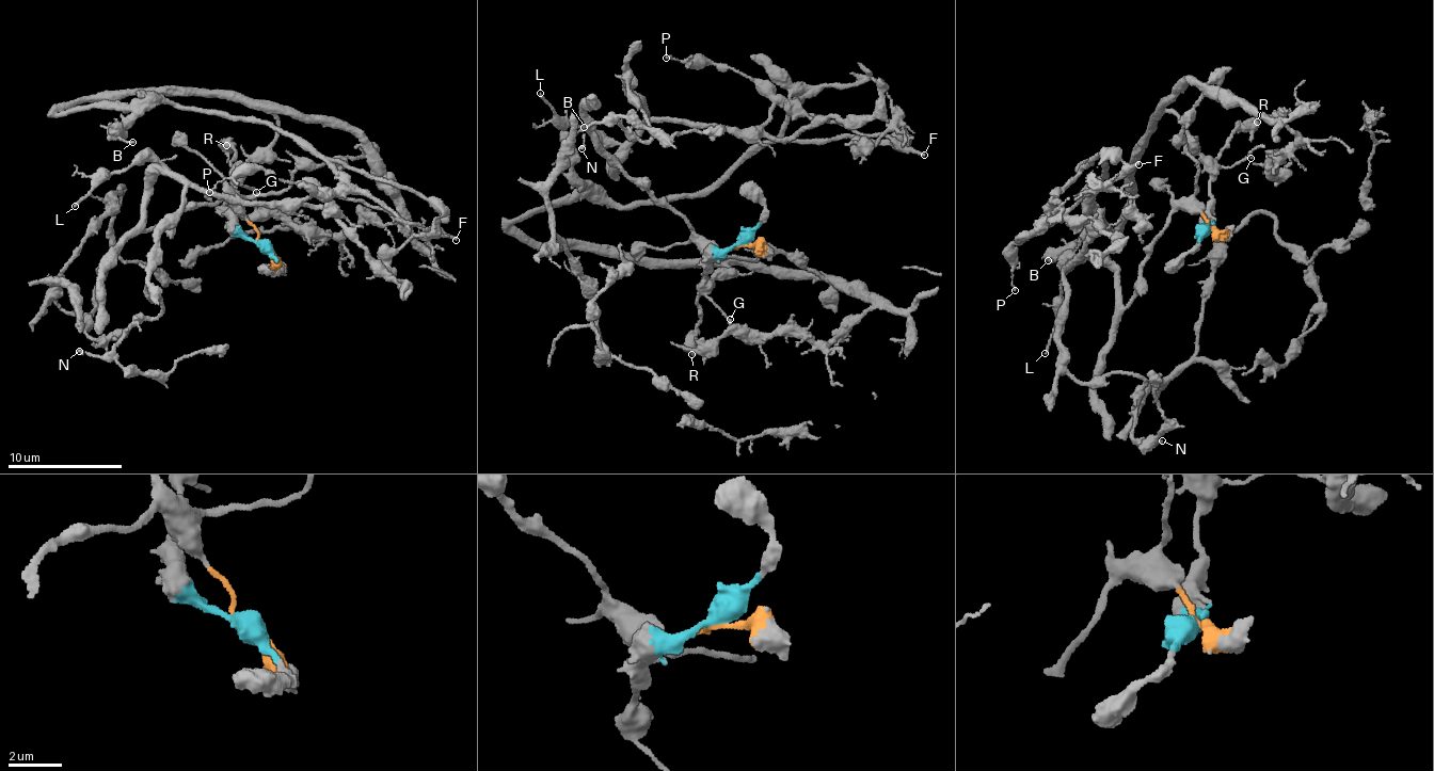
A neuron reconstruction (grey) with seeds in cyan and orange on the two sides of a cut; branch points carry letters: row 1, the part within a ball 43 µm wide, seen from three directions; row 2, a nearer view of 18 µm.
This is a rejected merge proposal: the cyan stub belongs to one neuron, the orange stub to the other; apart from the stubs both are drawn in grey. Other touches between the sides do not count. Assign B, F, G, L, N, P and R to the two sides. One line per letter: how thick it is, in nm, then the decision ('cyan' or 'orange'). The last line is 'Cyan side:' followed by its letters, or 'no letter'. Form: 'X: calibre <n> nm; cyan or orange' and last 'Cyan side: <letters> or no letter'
B: calibre 160 nm; cyan
F: calibre 190 nm; orange
G: calibre 130 nm; cyan
L: calibre 140 nm; orange
N: calibre 150 nm; orange
P: calibre 120 nm; orange
R: calibre 500 nm; cyan
Cyan side: B, G, R

